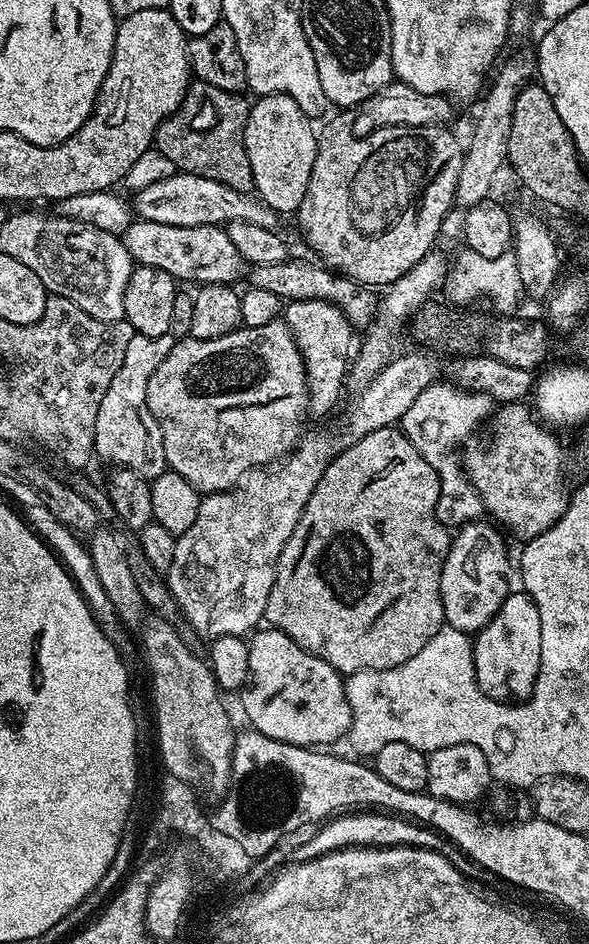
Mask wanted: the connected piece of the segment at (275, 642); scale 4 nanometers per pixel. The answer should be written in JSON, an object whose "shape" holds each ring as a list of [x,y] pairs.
{"shape":[[[271,626],[265,629],[265,632],[257,631],[248,645],[250,679],[243,695],[245,694],[244,712],[252,723],[249,725],[266,738],[293,744],[299,748],[319,749],[321,746],[332,746],[328,744],[334,743],[335,740],[343,741],[352,724],[352,711],[346,698],[341,673],[335,672],[326,662],[322,662],[322,658],[303,652],[289,636],[282,634],[278,629]]]}

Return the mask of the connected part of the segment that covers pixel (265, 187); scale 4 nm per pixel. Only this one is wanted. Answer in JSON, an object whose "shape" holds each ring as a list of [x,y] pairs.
{"shape":[[[286,94],[261,96],[255,102],[257,104],[253,103],[248,109],[248,121],[244,131],[246,154],[250,158],[250,170],[254,174],[252,186],[255,195],[269,204],[277,214],[295,213],[308,189],[318,151],[318,139],[316,140],[316,132],[312,129],[313,121],[304,113],[302,106],[298,106],[298,102],[294,102],[294,98]]]}

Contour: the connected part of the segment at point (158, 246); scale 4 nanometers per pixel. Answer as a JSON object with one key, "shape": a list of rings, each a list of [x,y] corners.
{"shape":[[[135,219],[122,233],[122,242],[137,265],[166,270],[177,282],[189,280],[195,286],[206,284],[235,285],[240,271],[246,268],[234,242],[219,224],[210,226],[162,226],[162,222]]]}

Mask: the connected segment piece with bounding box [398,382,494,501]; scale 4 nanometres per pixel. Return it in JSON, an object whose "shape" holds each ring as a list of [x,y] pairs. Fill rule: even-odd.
{"shape":[[[435,382],[422,389],[411,403],[410,410],[400,419],[398,427],[414,450],[418,450],[418,454],[422,454],[438,474],[441,497],[445,501],[460,500],[470,492],[462,463],[462,445],[484,419],[485,423],[493,415],[494,402],[481,392],[469,392],[467,388],[458,388],[451,382],[443,383]]]}

